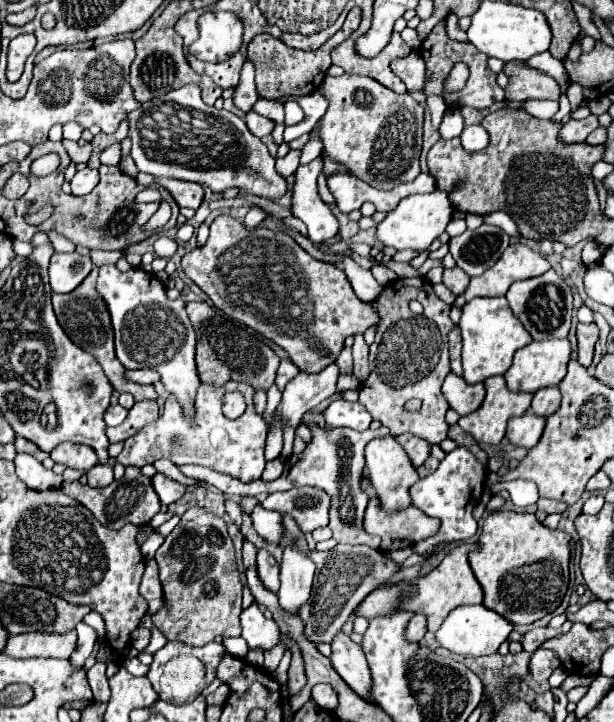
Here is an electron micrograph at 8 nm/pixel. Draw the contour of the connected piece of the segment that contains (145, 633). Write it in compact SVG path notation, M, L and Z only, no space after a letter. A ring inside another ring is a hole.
M139 626L136 631L132 632L131 646L138 649L138 651L144 651L150 642L150 635L149 629Z

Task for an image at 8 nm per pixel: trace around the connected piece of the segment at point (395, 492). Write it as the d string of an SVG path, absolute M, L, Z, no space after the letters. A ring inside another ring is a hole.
M392 435L372 439L366 445L366 467L370 473L372 487L374 487L376 495L380 497L384 509L396 511L396 509L404 509L410 505L408 489L418 481L418 473L416 473L416 467L412 465L412 461L408 459L408 453L400 447L400 443Z

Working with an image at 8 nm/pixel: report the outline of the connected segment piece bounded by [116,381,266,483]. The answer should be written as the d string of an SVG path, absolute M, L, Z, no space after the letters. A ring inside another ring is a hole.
M226 381L220 387L202 383L196 391L196 397L194 397L194 419L188 421L188 419L184 419L182 405L176 401L176 397L168 395L168 399L164 403L164 413L158 417L158 421L154 421L152 425L146 425L144 429L140 429L140 433L126 439L124 449L116 457L116 461L120 461L122 465L138 465L138 467L154 463L162 457L170 459L176 465L212 463L208 467L222 471L222 473L228 473L244 483L256 481L256 479L260 479L264 465L266 465L266 459L264 459L266 423L256 413L252 397L254 397L254 389L248 383ZM232 389L242 391L246 405L248 405L246 413L242 417L238 417L236 421L226 419L222 415L222 409L220 409L222 395L226 391L232 391Z

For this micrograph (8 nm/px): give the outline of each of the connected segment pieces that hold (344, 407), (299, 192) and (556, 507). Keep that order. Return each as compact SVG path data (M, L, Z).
M334 399L326 409L324 409L324 419L330 427L349 427L362 432L367 430L372 423L370 413L364 409L364 405L350 403L344 399Z
M318 157L312 163L300 165L296 169L294 173L296 181L292 185L292 203L290 203L292 215L306 223L310 239L314 243L324 243L324 239L332 239L340 233L340 223L336 215L318 195L316 177L322 165L324 165L322 157Z
M540 499L536 505L546 513L562 513L568 507L564 501L554 501L554 499Z

